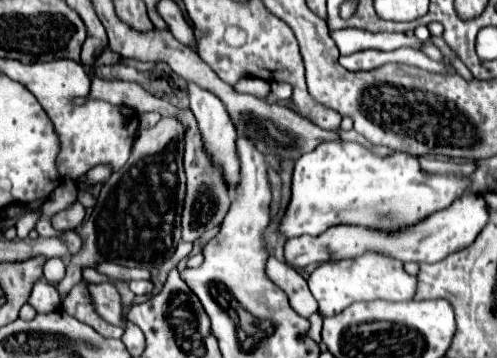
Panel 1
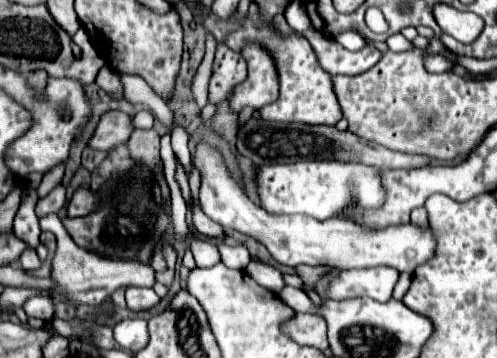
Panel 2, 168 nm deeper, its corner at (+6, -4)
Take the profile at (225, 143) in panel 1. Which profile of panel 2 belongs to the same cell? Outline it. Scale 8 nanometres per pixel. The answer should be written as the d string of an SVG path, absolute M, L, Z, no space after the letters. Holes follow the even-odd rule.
M198 145L194 163L202 173L200 185L200 209L212 221L222 227L234 229L238 233L250 235L266 249L280 265L332 265L336 269L354 269L354 267L374 267L374 265L390 265L400 273L412 273L420 263L428 261L434 255L436 241L432 229L420 229L412 223L408 225L392 225L384 229L366 229L356 223L346 223L344 219L312 219L304 215L272 215L264 211L260 205L254 205L242 191L242 187L230 179L228 169L220 153L208 145Z

